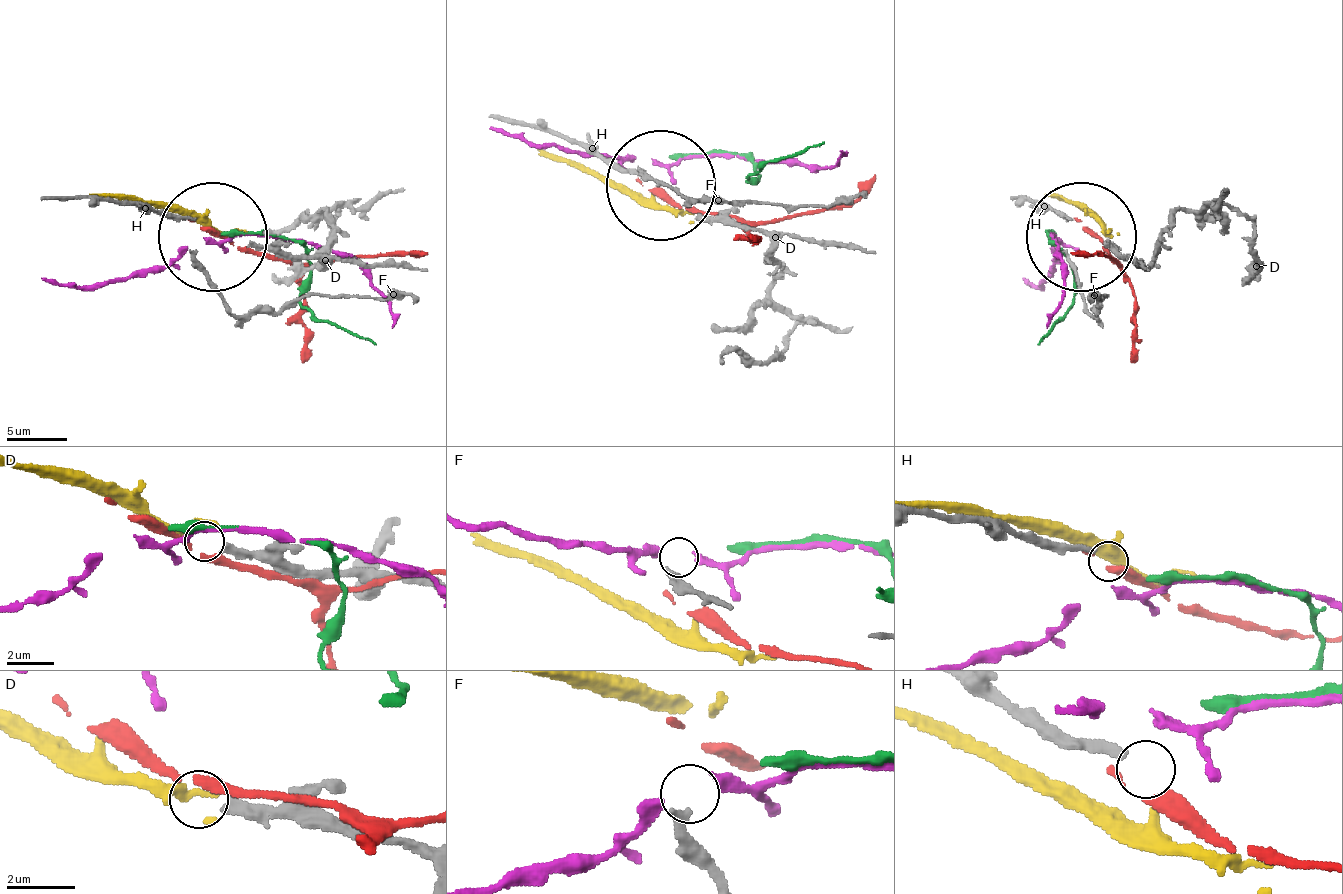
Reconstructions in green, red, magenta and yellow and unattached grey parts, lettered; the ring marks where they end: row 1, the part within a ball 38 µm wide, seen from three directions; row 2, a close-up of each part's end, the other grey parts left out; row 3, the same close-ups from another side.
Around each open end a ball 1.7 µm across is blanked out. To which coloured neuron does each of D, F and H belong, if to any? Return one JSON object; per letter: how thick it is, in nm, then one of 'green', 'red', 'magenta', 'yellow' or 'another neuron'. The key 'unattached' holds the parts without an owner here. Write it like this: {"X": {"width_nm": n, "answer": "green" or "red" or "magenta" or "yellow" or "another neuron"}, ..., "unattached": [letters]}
{"D": {"width_nm": 320, "answer": "yellow"}, "F": {"width_nm": 280, "answer": "another neuron"}, "H": {"width_nm": 240, "answer": "another neuron"}, "unattached": ["F", "H"]}

